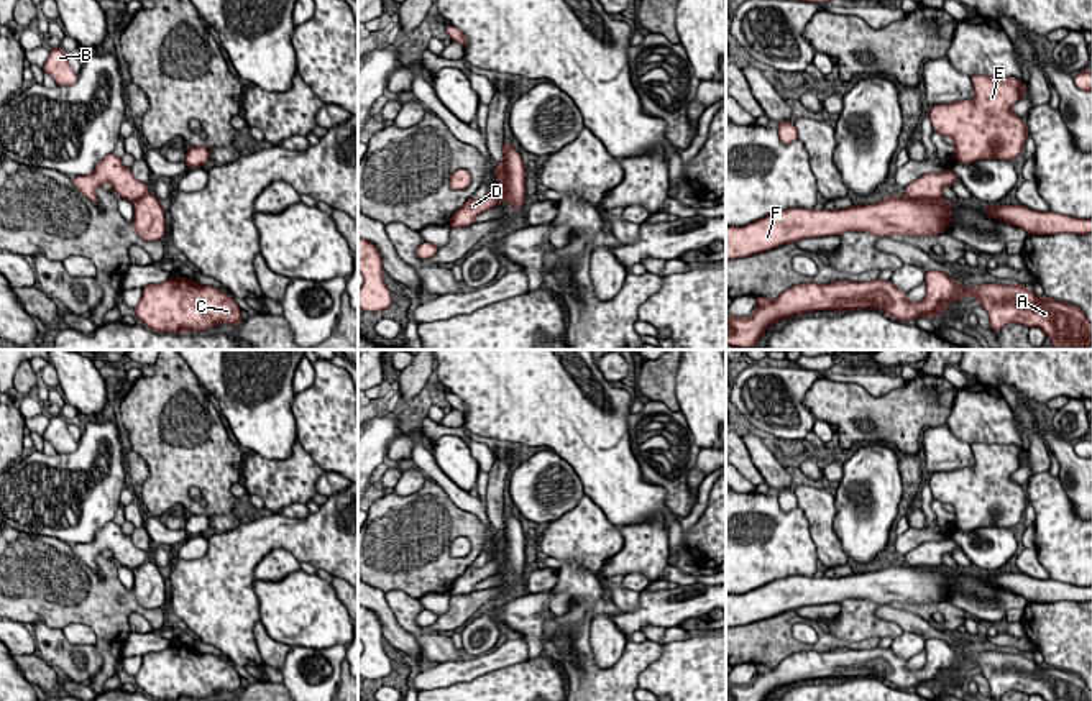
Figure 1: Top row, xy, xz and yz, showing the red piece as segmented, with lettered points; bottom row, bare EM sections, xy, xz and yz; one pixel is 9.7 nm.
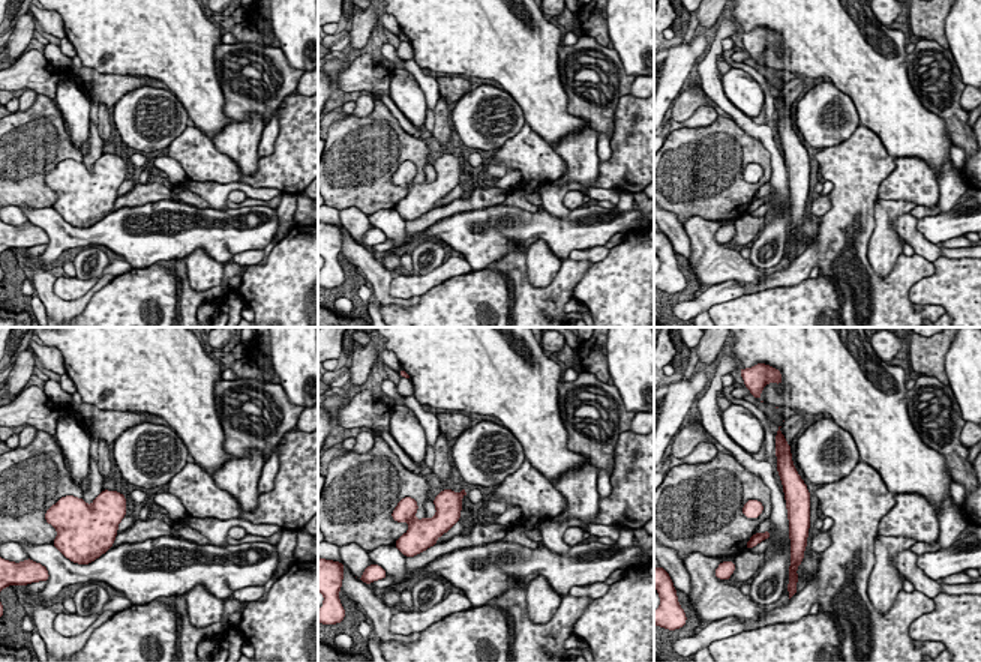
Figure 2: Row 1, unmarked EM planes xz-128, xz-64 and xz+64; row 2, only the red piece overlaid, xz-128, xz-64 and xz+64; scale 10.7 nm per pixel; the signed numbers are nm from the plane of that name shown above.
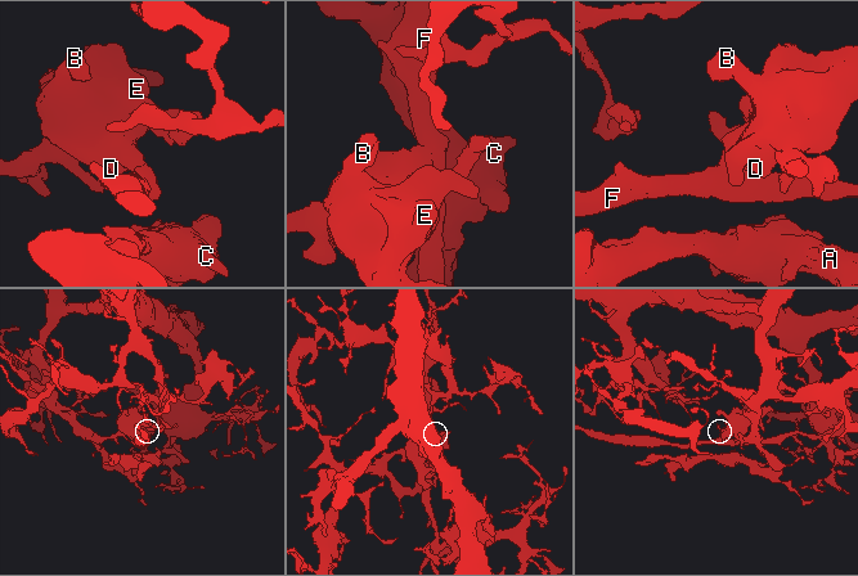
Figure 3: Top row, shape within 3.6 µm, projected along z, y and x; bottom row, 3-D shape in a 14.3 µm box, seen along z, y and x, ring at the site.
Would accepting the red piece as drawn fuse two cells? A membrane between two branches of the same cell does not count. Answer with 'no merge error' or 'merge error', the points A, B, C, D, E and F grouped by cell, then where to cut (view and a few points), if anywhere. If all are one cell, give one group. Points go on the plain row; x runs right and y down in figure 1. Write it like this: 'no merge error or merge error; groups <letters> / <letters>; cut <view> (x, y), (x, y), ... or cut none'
no merge error; groups A B C D E F; cut none

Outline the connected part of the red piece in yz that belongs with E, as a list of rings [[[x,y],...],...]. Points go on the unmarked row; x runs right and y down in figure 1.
[[[972,443],[975,465],[946,473],[933,473],[929,488],[933,497],[954,507],[954,529],[970,532],[980,527],[1013,529],[1023,519],[1028,504],[1026,489],[1012,481],[1012,474],[1025,463],[1026,451],[1016,445]]]

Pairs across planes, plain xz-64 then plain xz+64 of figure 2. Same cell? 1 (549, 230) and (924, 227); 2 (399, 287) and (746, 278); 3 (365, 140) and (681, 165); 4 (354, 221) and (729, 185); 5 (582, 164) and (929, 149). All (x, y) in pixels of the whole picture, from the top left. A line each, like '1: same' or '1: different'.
1: same
2: different
3: same
4: different
5: different

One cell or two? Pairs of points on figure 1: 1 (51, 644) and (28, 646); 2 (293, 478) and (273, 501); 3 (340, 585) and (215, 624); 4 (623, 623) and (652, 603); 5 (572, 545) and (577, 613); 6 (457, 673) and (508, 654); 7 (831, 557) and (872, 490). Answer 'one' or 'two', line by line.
1: two
2: one
3: two
4: one
5: one
6: one
7: two

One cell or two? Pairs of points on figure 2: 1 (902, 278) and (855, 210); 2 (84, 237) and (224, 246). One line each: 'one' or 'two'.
1: one
2: one

